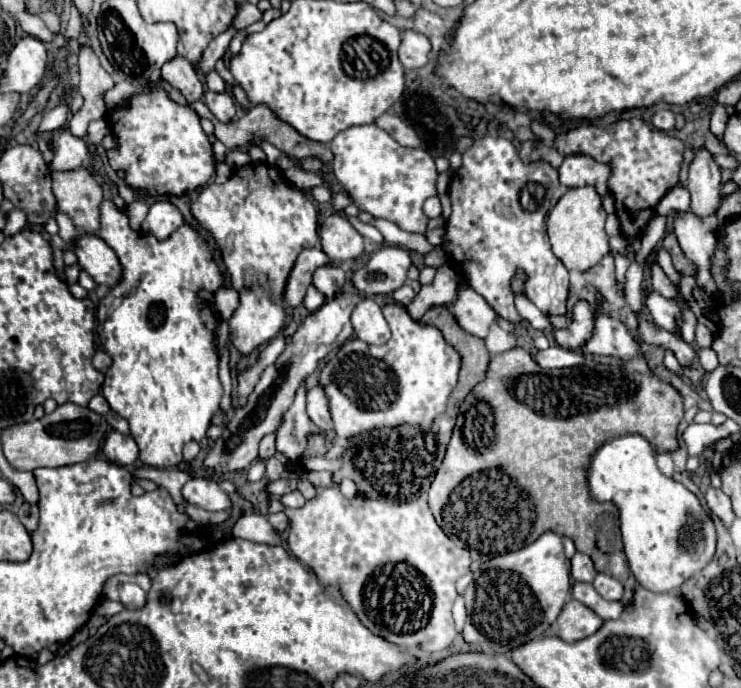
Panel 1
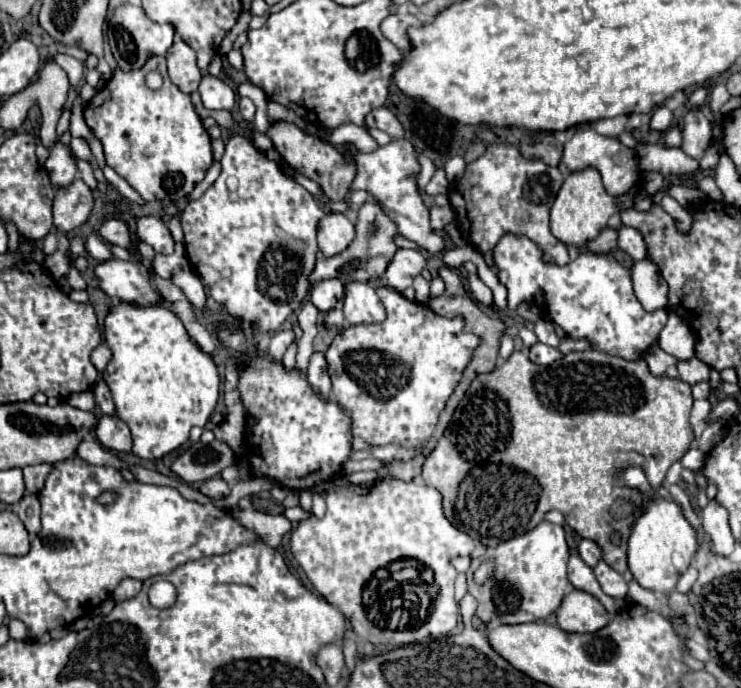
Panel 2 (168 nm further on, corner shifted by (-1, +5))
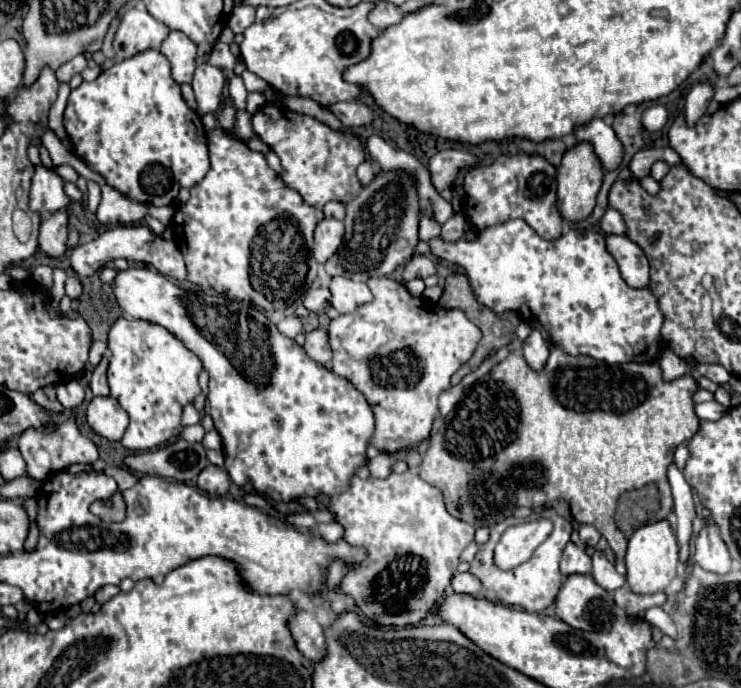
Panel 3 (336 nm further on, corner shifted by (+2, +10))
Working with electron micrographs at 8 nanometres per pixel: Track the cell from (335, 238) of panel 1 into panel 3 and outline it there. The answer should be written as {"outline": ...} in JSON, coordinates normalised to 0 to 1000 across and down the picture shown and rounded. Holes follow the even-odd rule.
{"outline":[[[435,318],[424,336],[424,374],[429,382],[440,382],[462,356],[464,324],[453,318]]]}

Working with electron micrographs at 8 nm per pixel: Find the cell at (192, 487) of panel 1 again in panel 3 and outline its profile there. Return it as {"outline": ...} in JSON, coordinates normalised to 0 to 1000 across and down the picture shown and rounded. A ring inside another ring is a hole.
{"outline":[[[281,676],[270,690],[267,690],[267,708],[278,714],[286,722],[300,722],[308,717],[310,708],[310,693],[305,690],[302,682],[291,676]]]}

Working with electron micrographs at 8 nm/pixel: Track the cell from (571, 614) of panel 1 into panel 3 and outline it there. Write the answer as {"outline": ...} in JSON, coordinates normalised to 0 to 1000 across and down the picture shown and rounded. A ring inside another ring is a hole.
{"outline":[[[769,836],[750,868],[750,897],[785,917],[821,917],[829,903],[829,882],[826,862],[812,856],[796,836]]]}

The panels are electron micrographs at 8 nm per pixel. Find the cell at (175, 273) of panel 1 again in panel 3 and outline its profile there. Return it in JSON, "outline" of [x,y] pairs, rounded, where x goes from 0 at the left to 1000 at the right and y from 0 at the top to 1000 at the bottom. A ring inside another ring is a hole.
{"outline":[[[162,461],[146,490],[146,507],[148,507],[148,531],[146,531],[146,560],[148,574],[165,589],[165,594],[175,606],[175,618],[165,635],[165,647],[175,656],[202,656],[219,647],[224,638],[238,632],[243,626],[243,606],[246,594],[256,586],[262,586],[262,577],[270,571],[267,560],[267,542],[273,536],[273,525],[256,507],[246,501],[227,478],[219,478],[219,472],[208,472],[202,467],[186,467],[186,464],[170,464]]]}

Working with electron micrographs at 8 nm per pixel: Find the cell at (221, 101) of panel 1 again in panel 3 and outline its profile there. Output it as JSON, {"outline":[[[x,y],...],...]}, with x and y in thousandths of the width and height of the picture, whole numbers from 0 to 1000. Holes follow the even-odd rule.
{"outline":[[[273,92],[265,97],[259,126],[262,126],[270,167],[291,164],[297,158],[302,124],[305,124],[305,115],[294,97],[286,97],[281,92]]]}

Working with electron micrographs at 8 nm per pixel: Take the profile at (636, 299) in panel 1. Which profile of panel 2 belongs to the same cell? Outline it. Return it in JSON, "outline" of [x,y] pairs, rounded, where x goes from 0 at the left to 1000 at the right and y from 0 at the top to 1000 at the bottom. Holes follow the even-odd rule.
{"outline":[[[935,520],[930,526],[916,526],[916,549],[927,558],[943,558],[943,555],[954,555],[957,552],[957,541],[960,535],[951,532],[943,520]]]}

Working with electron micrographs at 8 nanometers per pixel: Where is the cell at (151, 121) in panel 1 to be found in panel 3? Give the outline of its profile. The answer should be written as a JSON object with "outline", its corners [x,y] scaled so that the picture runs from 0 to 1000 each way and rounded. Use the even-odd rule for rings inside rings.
{"outline":[[[200,71],[138,103],[130,118],[113,118],[105,129],[97,129],[86,161],[86,182],[97,199],[103,225],[111,228],[119,243],[132,249],[154,275],[175,289],[216,301],[232,295],[246,272],[256,275],[265,269],[283,246],[281,208],[267,170],[270,167],[251,153],[243,124],[229,112],[224,83],[216,74]]]}

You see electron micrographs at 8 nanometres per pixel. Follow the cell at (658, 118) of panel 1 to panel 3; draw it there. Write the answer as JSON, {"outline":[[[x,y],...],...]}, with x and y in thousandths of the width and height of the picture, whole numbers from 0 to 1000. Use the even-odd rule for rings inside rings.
{"outline":[[[880,153],[866,167],[866,179],[874,190],[891,190],[896,185],[899,173],[901,173],[901,167],[899,167],[896,153]]]}

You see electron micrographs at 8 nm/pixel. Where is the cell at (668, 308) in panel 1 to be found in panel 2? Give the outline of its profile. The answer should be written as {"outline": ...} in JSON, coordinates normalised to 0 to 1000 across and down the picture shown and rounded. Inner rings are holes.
{"outline":[[[879,375],[854,381],[852,407],[854,407],[854,424],[865,439],[865,445],[870,445],[870,451],[897,448],[900,416],[897,407],[892,404],[889,390],[881,384]]]}

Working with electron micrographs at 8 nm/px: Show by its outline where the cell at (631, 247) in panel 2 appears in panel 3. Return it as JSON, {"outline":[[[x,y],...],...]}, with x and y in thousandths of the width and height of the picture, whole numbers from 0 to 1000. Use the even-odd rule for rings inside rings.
{"outline":[[[818,304],[810,330],[818,342],[845,342],[845,324],[839,321],[839,313],[831,304]]]}

